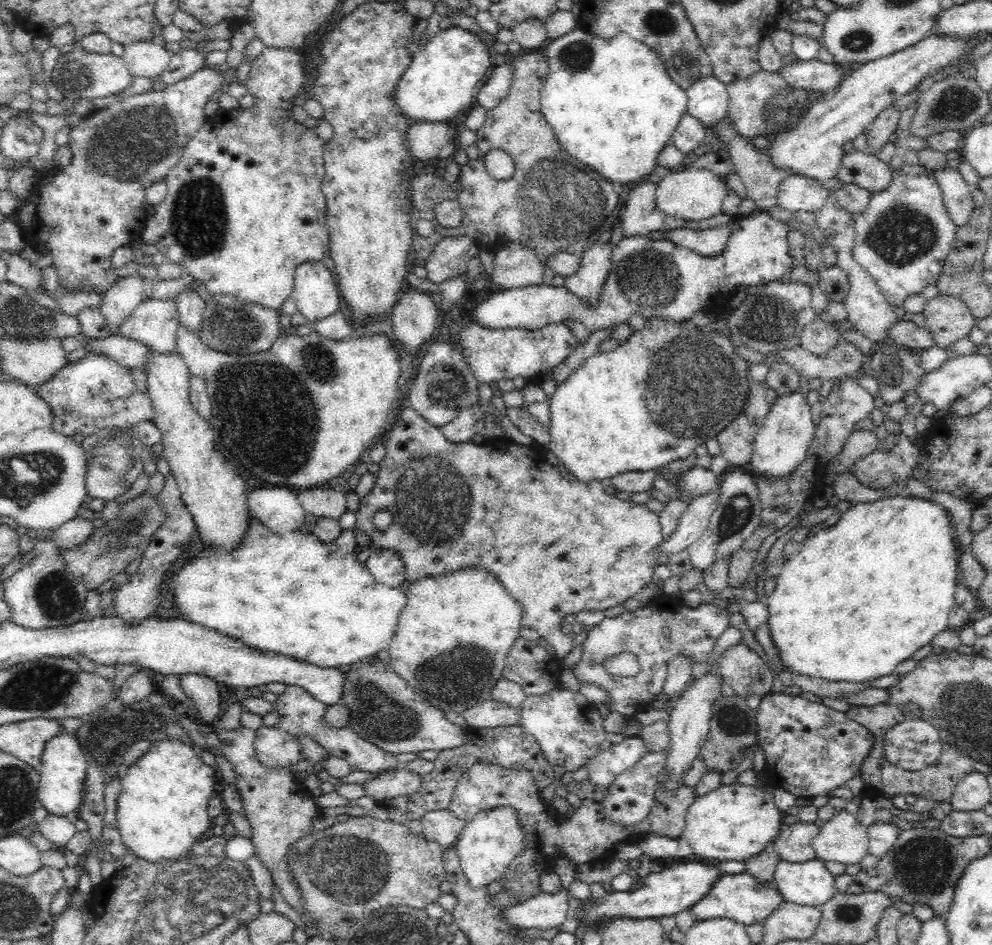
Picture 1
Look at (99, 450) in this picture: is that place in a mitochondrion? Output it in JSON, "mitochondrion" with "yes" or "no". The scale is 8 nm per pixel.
{"mitochondrion":"yes"}

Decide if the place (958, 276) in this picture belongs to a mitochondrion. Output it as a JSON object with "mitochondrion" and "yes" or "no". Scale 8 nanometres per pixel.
{"mitochondrion":"yes"}

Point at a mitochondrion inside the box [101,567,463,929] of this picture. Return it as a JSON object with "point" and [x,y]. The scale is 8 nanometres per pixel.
{"point":[353,869]}

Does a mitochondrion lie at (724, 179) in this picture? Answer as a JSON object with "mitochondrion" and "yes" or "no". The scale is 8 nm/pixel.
{"mitochondrion":"no"}

